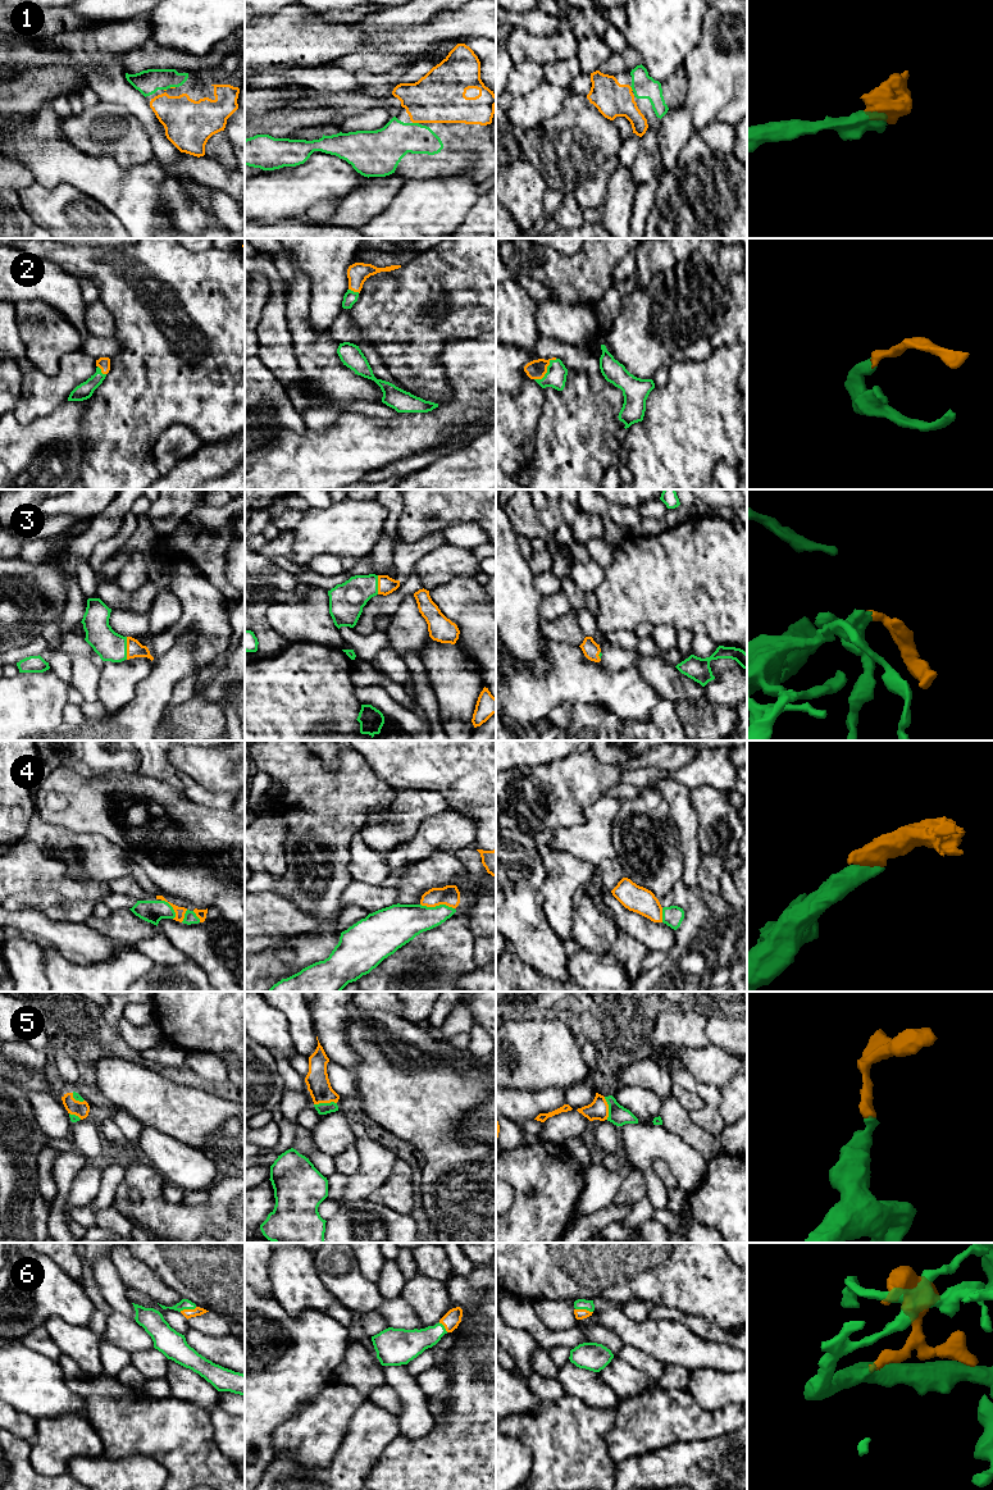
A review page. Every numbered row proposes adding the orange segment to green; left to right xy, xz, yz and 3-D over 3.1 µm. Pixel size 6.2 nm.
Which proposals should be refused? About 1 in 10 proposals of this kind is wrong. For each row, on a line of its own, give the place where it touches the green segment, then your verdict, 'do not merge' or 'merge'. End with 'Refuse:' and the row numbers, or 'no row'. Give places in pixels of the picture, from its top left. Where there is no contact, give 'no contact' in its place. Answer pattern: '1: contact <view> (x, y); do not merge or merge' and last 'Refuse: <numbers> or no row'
1: contact xz (415, 123); merge
2: contact yz (547, 370); merge
3: contact xy (126, 648); merge
4: contact xz (437, 906); merge
5: contact xz (324, 1103); merge
6: contact yz (584, 1308); merge
Refuse: no row

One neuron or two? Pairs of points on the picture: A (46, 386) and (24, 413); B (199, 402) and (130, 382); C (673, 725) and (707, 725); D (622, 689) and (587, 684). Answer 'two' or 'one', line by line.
A: one
B: one
C: two
D: one

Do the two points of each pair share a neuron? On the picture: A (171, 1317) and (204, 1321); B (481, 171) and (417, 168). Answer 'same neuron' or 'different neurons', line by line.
A: different neurons
B: same neuron

